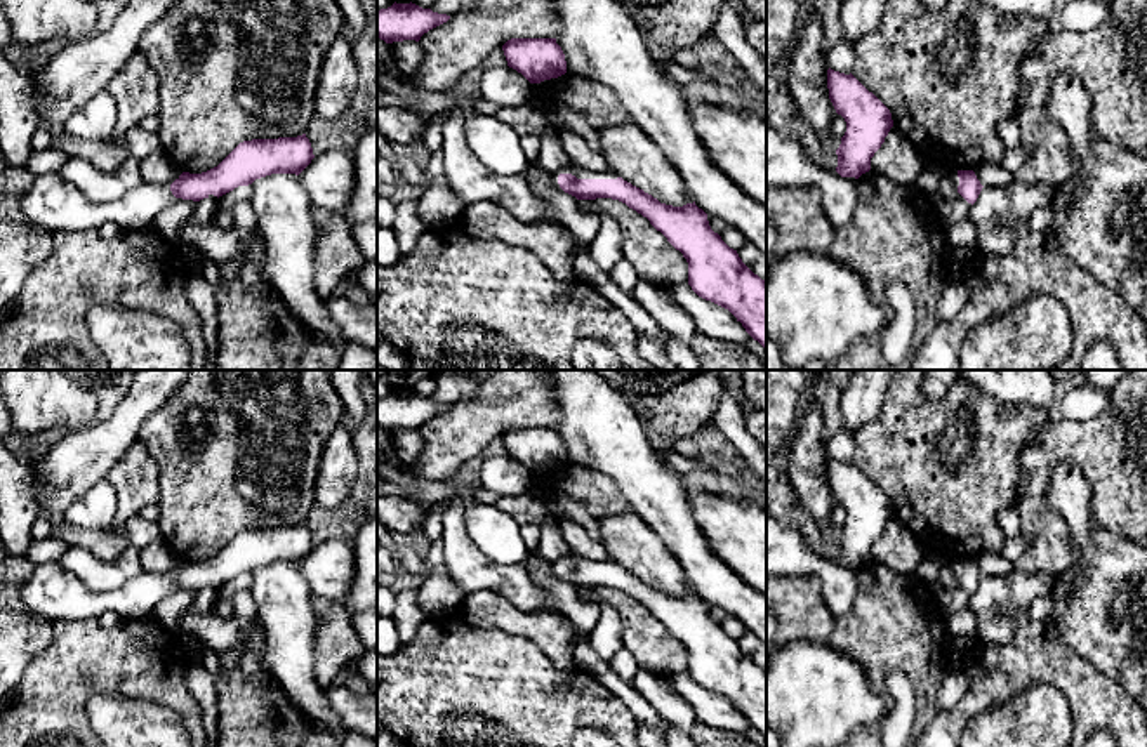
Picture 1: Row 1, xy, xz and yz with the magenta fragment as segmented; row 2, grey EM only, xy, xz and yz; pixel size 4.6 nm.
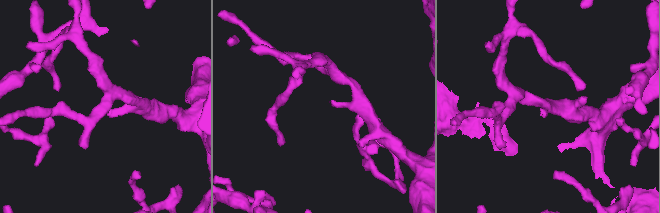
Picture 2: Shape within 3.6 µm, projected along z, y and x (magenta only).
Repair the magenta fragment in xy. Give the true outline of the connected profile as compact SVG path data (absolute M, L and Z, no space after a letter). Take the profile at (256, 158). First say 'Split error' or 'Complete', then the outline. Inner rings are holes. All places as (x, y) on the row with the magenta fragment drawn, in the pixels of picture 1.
Split error. M306 134L243 141L207 172L182 172L172 184L143 182L122 198L104 203L90 202L61 174L42 174L19 193L19 207L26 222L43 226L50 233L99 229L106 222L115 222L122 229L148 229L174 198L217 200L271 174L299 175L313 158Z

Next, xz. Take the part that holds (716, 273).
Split error. M565 167L551 174L554 188L577 200L612 198L650 221L688 262L692 290L728 309L746 332L766 349L766 281L754 274L709 226L693 203L673 207L612 172Z

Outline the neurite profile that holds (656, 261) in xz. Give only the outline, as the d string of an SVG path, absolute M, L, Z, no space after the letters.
M612 198L586 200L584 212L605 214L617 221L622 231L622 254L636 269L640 280L652 285L673 285L688 281L688 262L680 250L676 250L667 238L657 231L646 217L629 208L626 203Z

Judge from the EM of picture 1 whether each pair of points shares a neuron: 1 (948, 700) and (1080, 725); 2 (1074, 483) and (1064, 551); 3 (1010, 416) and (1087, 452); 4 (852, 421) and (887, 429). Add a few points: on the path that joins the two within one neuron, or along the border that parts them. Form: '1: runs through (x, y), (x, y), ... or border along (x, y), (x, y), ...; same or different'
1: border along (963, 666), (970, 678), (970, 688), (941, 713); different
2: border along (1045, 494), (1074, 546), (1067, 568); different
3: border along (1050, 421), (1022, 450), (1019, 464); different
4: border along (887, 390), (880, 412), (852, 435); different

